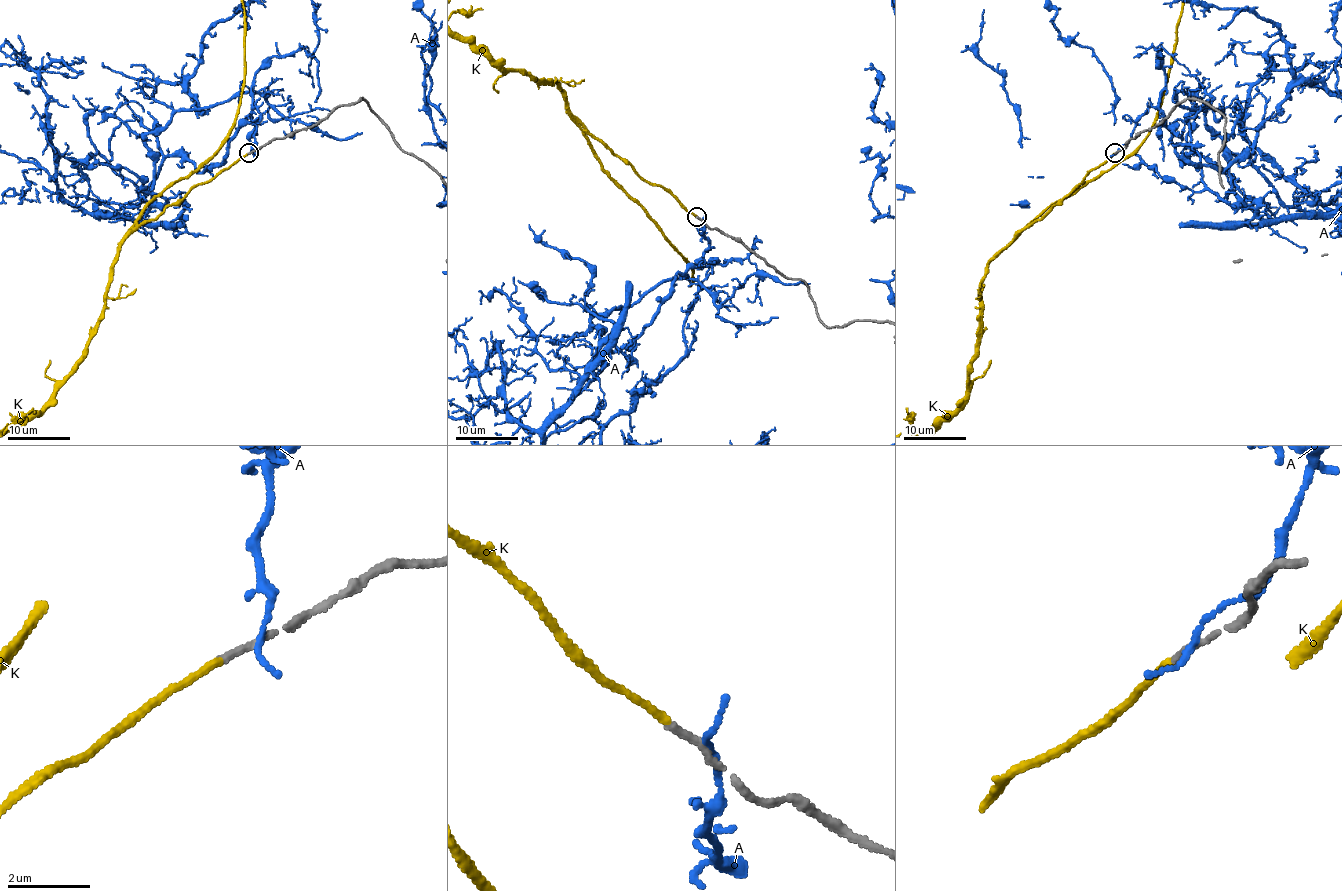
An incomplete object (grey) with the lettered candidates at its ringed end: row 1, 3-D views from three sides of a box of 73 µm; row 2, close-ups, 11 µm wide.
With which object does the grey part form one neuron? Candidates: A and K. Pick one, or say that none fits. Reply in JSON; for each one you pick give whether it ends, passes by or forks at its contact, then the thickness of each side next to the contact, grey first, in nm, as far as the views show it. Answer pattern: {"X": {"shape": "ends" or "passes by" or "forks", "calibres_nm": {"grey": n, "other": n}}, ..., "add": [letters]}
{"K": {"shape": "ends", "calibres_nm": {"grey": 190, "other": 170}}, "add": ["K"]}

